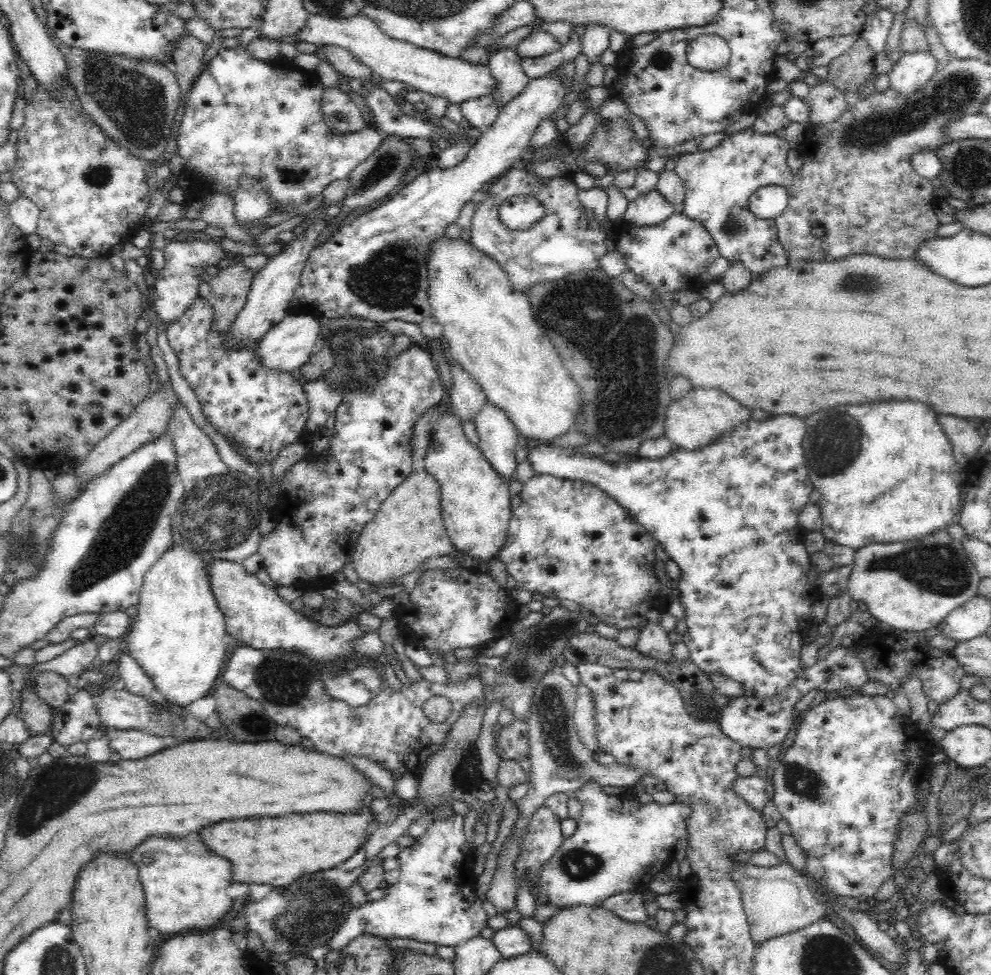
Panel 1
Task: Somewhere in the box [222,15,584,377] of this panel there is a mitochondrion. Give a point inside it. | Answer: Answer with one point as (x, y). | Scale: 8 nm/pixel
(390, 279)

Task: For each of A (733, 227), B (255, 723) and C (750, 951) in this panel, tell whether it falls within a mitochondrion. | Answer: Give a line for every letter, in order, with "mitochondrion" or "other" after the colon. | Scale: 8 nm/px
A: mitochondrion
B: mitochondrion
C: other

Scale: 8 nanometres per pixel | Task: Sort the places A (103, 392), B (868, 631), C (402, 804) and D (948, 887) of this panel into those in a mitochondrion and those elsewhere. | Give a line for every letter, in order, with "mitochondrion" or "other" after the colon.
A: other
B: other
C: other
D: other

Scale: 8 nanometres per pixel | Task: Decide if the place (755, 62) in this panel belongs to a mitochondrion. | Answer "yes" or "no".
no

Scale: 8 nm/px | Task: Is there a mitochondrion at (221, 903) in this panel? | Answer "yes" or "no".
no

